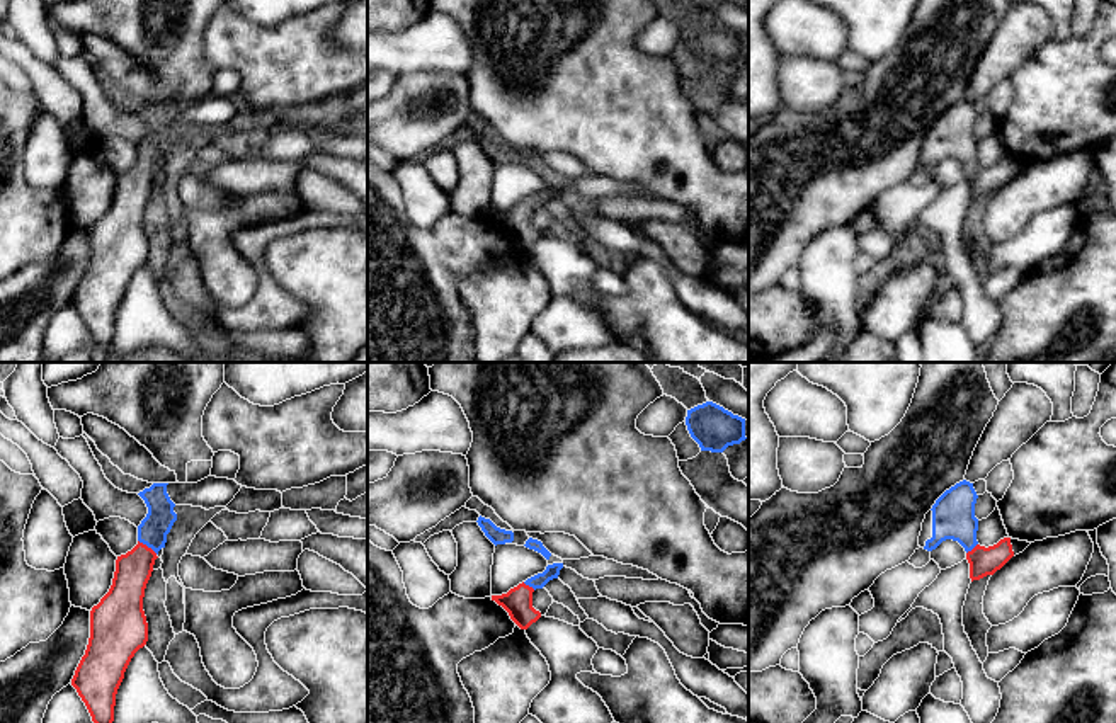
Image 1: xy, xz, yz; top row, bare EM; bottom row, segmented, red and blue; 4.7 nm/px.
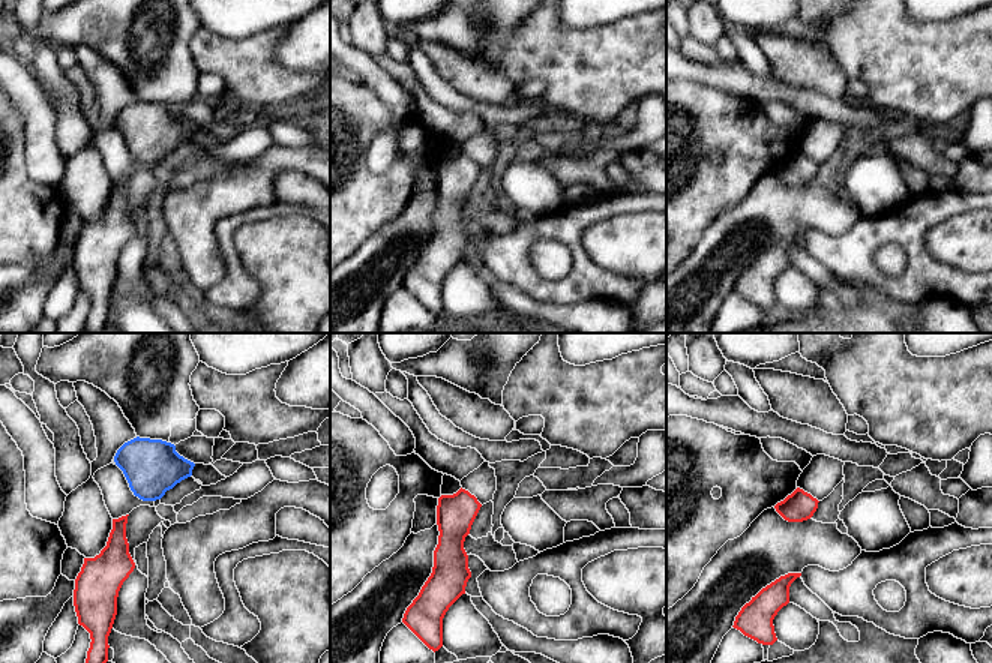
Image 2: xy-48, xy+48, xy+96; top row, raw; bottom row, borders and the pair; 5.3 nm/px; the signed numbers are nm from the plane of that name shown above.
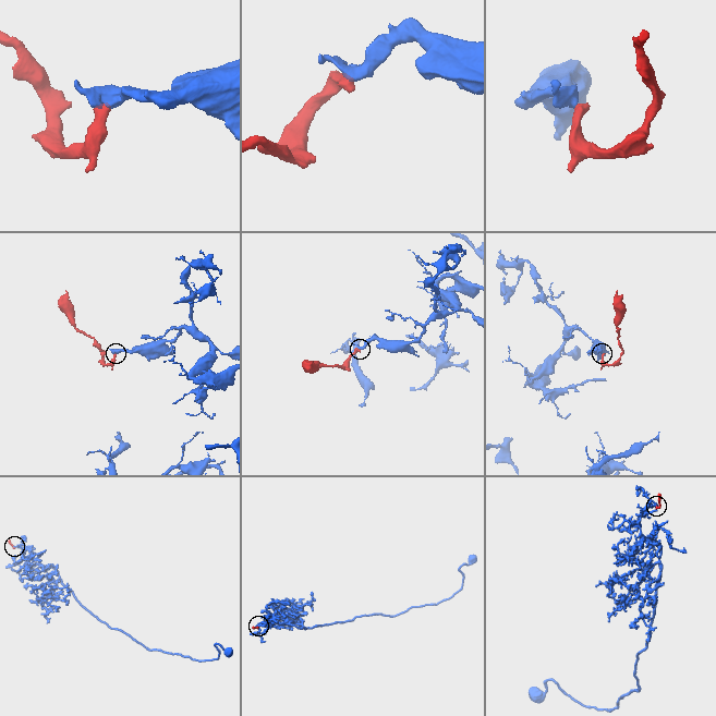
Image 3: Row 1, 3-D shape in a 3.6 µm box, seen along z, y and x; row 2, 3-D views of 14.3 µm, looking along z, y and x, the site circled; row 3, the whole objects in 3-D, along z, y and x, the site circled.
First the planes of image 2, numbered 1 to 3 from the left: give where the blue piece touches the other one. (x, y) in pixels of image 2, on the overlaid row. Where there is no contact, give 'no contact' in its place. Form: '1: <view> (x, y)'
1: no contact
2: no contact
3: no contact

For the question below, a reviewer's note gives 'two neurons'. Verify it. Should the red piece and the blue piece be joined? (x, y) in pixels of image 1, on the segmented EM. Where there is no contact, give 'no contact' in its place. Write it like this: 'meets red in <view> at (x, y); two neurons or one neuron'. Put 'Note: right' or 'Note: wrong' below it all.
meets red in xy at (147, 546); one neuron
Note: wrong

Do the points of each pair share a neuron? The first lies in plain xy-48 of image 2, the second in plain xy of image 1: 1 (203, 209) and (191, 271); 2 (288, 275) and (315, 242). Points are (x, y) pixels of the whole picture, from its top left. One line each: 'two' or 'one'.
1: two
2: one

